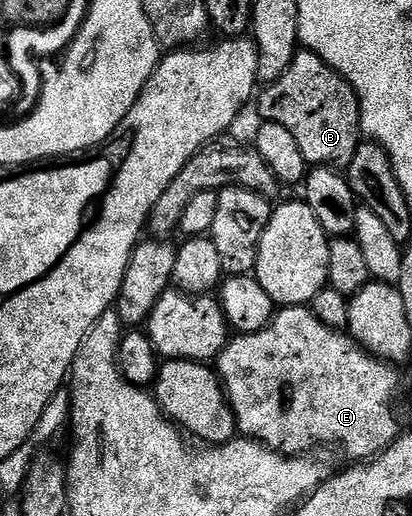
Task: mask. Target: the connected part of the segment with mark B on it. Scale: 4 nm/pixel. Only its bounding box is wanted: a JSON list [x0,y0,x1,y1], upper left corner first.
[258,50,361,169]

